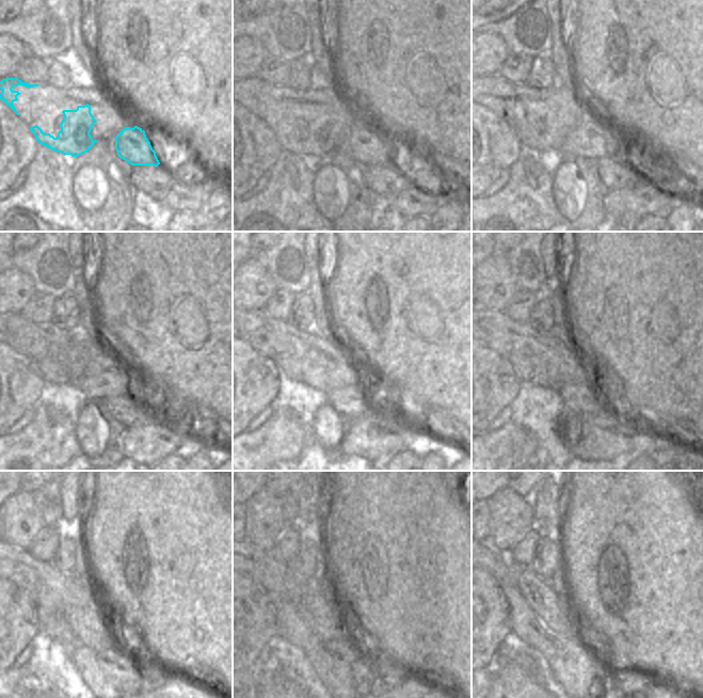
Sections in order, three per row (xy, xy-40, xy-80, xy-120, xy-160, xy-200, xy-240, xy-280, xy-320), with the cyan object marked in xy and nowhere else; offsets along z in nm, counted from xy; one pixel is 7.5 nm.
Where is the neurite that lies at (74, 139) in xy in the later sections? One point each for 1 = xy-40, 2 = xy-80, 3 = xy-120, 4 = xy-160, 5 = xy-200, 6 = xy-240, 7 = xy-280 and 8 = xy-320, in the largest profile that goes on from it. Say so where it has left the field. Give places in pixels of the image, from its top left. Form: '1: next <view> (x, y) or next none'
1: next xy-40 (304, 129)
2: next xy-80 (542, 122)
3: next xy-120 (66, 358)
4: next xy-160 (315, 359)
5: next xy-200 (553, 361)
6: next xy-240 (51, 590)
7: next xy-280 (280, 581)
8: next xy-320 (504, 569)

